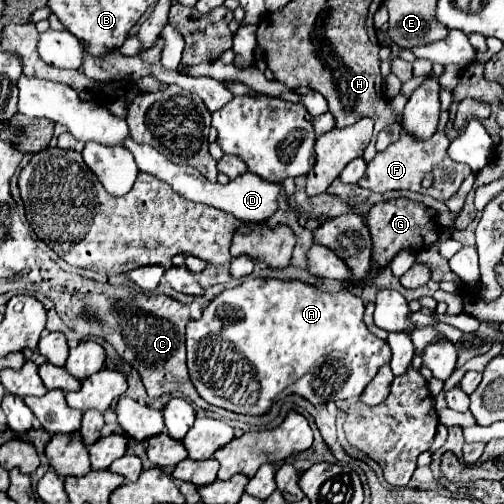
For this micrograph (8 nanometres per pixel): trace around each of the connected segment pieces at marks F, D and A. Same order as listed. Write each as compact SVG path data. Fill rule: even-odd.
M448 113L440 115L440 123L438 123L438 131L434 133L434 137L426 139L426 141L418 141L414 137L410 137L408 133L402 133L400 139L396 143L392 143L386 151L378 153L370 163L368 169L362 177L362 181L358 181L360 187L374 191L374 193L386 193L386 191L414 191L414 193L422 193L422 195L430 195L436 201L446 201L450 199L460 183L470 175L470 167L464 167L464 163L456 163L448 157L446 149L450 145L450 139L444 133L448 121ZM426 173L434 173L434 185L430 189L422 189L422 179Z
M128 137L128 143L124 143L124 147L134 155L140 171L156 175L158 179L164 179L168 185L172 185L172 189L178 195L182 195L182 197L186 197L194 203L204 203L204 205L210 205L210 207L216 207L216 209L224 209L226 213L232 213L236 219L240 219L244 223L266 223L274 215L274 211L278 211L278 197L282 193L282 185L278 185L278 183L258 179L249 171L240 175L240 177L236 177L236 179L232 179L228 185L210 183L194 167L178 167L178 165L170 163L154 147L134 143L130 137Z
M248 279L246 283L224 289L204 311L198 321L186 325L186 349L190 379L198 395L214 405L242 415L264 415L272 407L278 393L292 385L300 375L314 375L314 389L308 383L308 399L312 405L322 405L338 399L360 397L382 363L390 363L390 347L372 335L364 321L364 305L350 291L322 293L302 281L278 279ZM252 373L256 373L252 395ZM260 393L260 395L258 395Z

